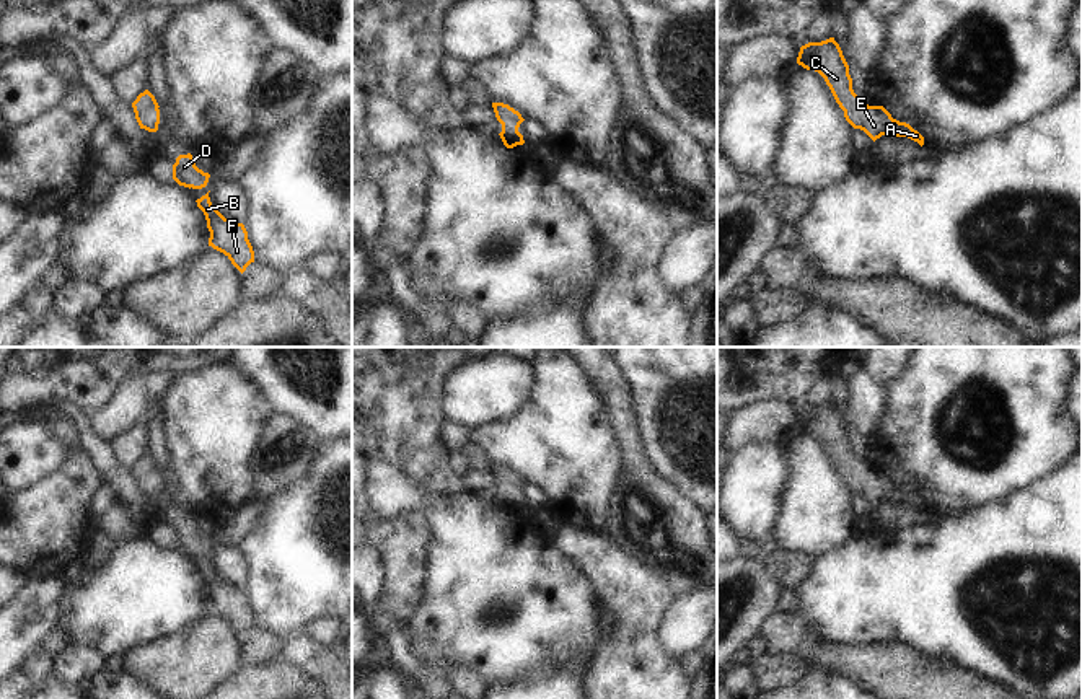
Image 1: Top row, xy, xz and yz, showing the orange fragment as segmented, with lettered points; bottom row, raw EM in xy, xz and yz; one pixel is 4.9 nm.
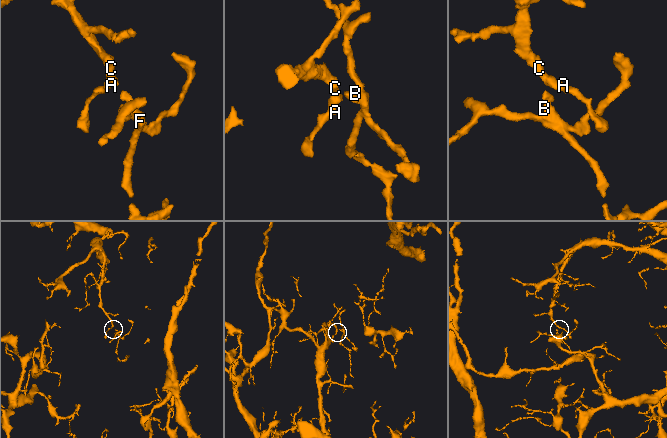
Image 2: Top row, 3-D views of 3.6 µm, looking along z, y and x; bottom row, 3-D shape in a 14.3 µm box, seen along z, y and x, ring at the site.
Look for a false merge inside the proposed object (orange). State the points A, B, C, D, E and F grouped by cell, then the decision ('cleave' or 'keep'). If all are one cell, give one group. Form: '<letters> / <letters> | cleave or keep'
A B C D E F | keep

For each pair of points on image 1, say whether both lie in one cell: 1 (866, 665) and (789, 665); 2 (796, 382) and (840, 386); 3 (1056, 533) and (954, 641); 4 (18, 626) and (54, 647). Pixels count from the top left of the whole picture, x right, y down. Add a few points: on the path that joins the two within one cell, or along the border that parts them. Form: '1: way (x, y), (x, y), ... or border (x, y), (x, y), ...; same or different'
1: border (807, 660), (813, 667); different
2: border (838, 372), (830, 378); different
3: way (1017, 549), (967, 572), (954, 602); same
4: border (61, 615), (59, 621), (41, 641); different

